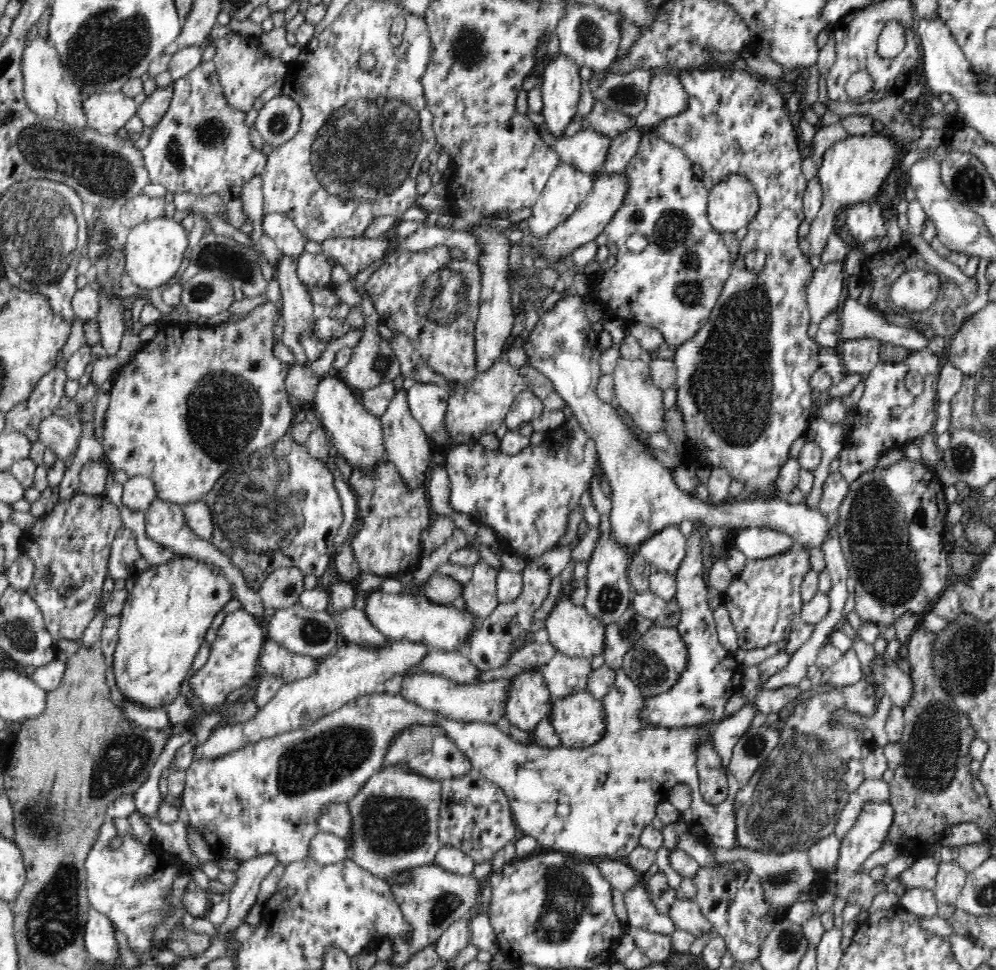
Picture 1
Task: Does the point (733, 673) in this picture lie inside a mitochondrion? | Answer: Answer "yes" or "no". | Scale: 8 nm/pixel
no

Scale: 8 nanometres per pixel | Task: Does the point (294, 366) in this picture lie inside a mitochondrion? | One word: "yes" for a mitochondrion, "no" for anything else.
no

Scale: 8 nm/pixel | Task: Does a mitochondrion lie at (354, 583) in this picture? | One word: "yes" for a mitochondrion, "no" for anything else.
no

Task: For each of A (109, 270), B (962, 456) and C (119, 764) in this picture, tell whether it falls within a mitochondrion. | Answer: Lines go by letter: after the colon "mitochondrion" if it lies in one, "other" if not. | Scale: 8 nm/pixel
A: mitochondrion
B: mitochondrion
C: mitochondrion

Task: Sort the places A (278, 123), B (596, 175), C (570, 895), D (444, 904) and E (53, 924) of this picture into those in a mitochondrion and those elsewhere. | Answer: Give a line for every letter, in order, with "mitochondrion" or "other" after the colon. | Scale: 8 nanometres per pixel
A: mitochondrion
B: other
C: mitochondrion
D: mitochondrion
E: mitochondrion

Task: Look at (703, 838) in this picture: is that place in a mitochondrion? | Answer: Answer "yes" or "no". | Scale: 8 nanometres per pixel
no

